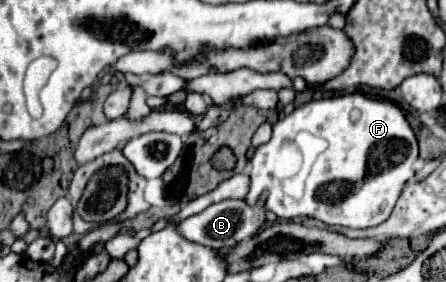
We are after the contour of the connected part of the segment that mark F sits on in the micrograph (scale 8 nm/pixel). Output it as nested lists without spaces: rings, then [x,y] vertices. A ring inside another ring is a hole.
[[[352,93],[352,95],[342,95],[342,97],[328,97],[328,99],[318,99],[318,101],[310,101],[302,107],[296,107],[290,115],[286,115],[284,119],[280,119],[274,127],[272,127],[272,139],[264,145],[260,145],[254,153],[254,157],[250,159],[250,191],[246,195],[246,203],[248,205],[256,205],[260,195],[268,195],[266,197],[266,209],[272,211],[276,217],[280,219],[294,219],[294,217],[314,217],[326,225],[340,225],[340,227],[350,227],[350,229],[366,229],[366,227],[376,227],[382,221],[386,221],[402,193],[404,183],[414,175],[412,171],[412,163],[418,159],[418,143],[414,137],[414,131],[410,129],[404,113],[400,111],[398,105],[394,105],[392,101],[380,101],[380,99],[372,99],[366,97],[362,93]]]

